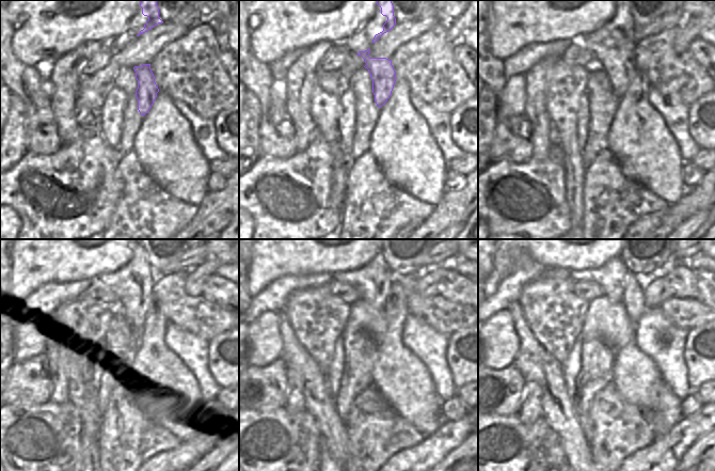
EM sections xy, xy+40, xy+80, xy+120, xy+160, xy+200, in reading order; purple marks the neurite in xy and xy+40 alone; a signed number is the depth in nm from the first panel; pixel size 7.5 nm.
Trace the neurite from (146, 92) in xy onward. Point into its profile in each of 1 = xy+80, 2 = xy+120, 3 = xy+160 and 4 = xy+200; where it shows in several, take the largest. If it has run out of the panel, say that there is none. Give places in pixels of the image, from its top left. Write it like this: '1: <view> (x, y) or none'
1: xy+80 (618, 64)
2: xy+120 (133, 302)
3: xy+160 (376, 297)
4: xy+200 (619, 273)

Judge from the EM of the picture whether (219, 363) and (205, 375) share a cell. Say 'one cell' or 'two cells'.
two cells

